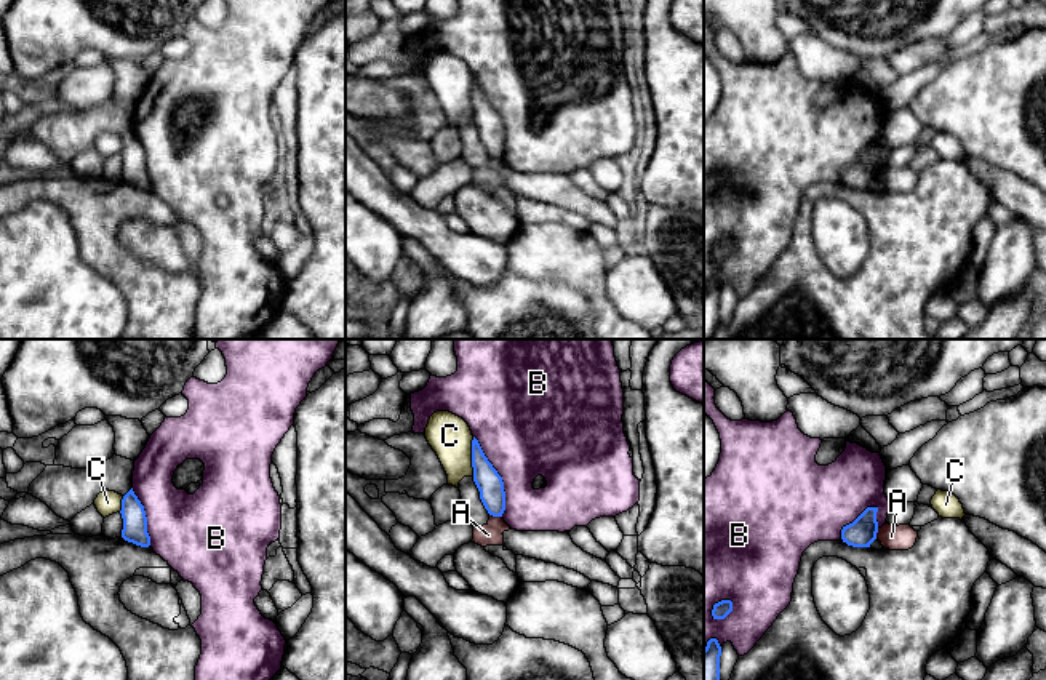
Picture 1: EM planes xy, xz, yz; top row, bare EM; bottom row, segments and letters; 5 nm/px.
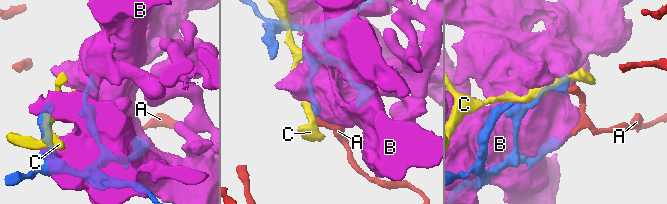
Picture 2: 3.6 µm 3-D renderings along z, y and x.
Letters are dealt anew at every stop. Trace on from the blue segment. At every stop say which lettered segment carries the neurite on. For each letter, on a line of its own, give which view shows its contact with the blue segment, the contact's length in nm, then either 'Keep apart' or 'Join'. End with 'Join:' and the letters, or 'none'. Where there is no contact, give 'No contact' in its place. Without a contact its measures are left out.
A: Touches blue in xz. Shared border 70 nm. Keep apart
B: Touches blue in xz. Shared border 440 nm. Keep apart
C: Touches blue in xz. Shared border 200 nm. Keep apart
Join: none

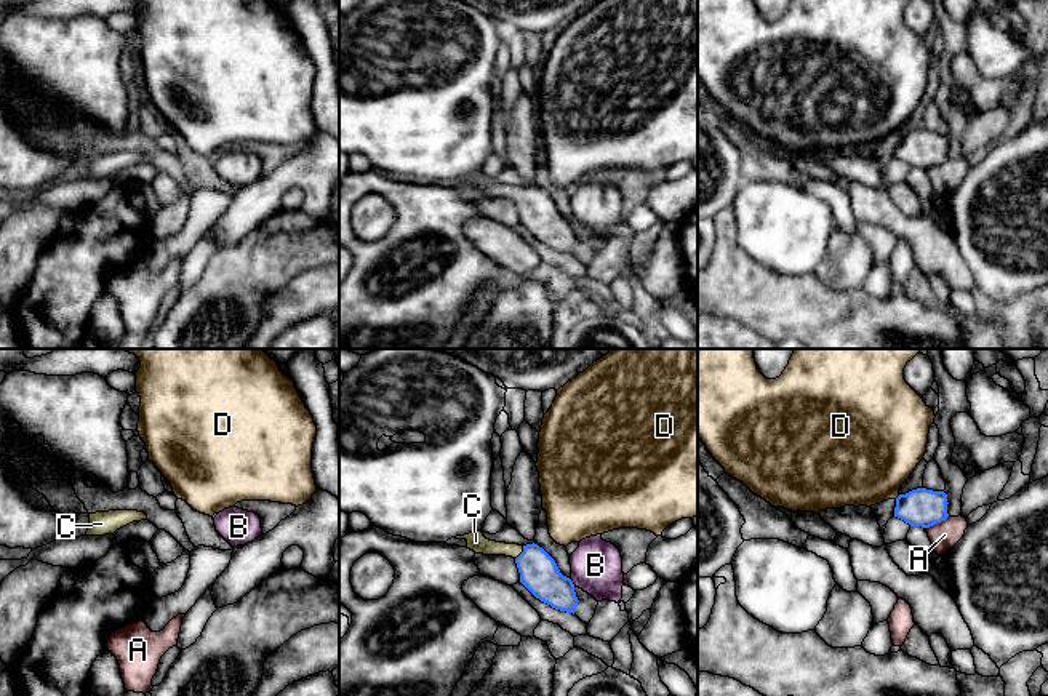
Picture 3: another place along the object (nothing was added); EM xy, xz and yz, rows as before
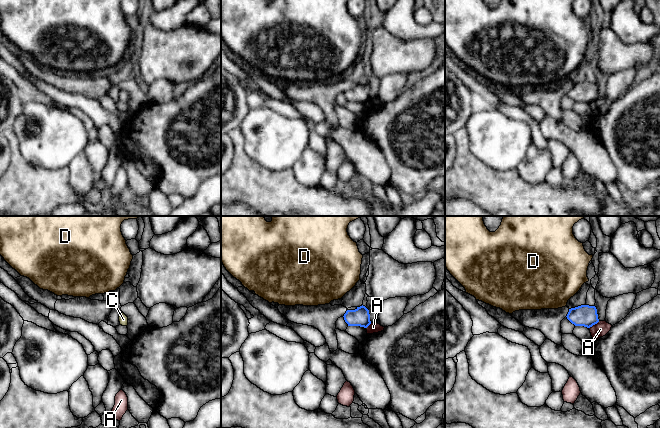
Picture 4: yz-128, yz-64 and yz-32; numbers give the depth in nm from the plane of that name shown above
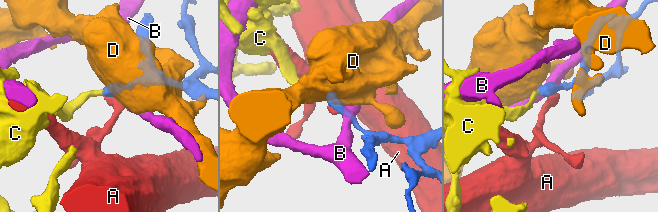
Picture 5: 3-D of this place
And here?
A: Touches blue in yz. Shared border 130 nm. Keep apart
B: Touches blue in xz. Shared border 40 nm. Keep apart
C: Touches blue in xz. Shared border 80 nm. Join
D: Touches blue in yz. Shared border 40 nm. Keep apart
Join: C

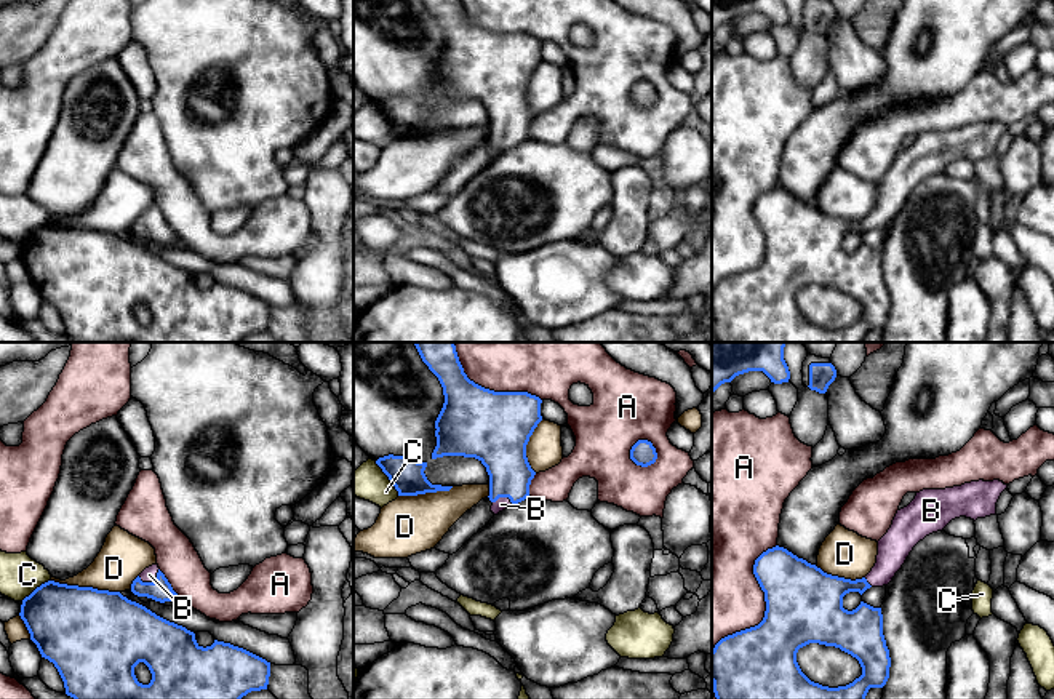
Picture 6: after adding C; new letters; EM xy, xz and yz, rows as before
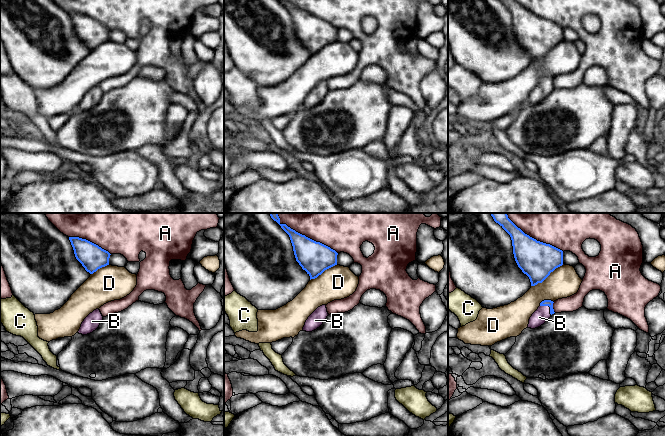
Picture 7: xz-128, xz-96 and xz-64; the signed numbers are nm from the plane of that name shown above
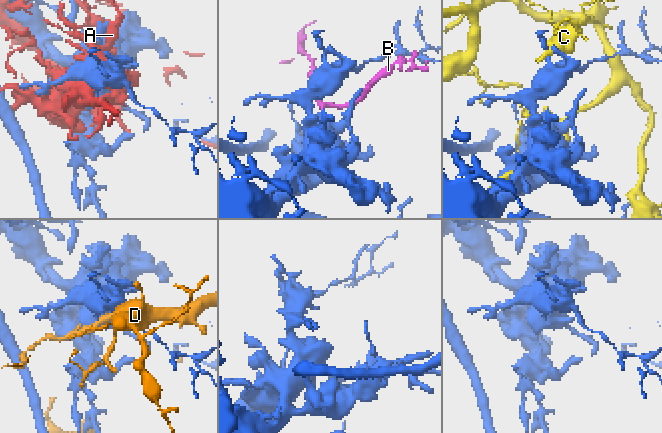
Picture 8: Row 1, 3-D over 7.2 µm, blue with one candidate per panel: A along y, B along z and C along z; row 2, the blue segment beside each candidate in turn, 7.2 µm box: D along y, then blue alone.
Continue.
A: Touches blue in yz. Shared border 650 nm. Keep apart
B: Touches blue in xy. Shared border 120 nm. Join
C: Touches blue in xz. Shared border 220 nm. Keep apart
D: Touches blue in xy. Shared border 360 nm. Keep apart
Join: B

